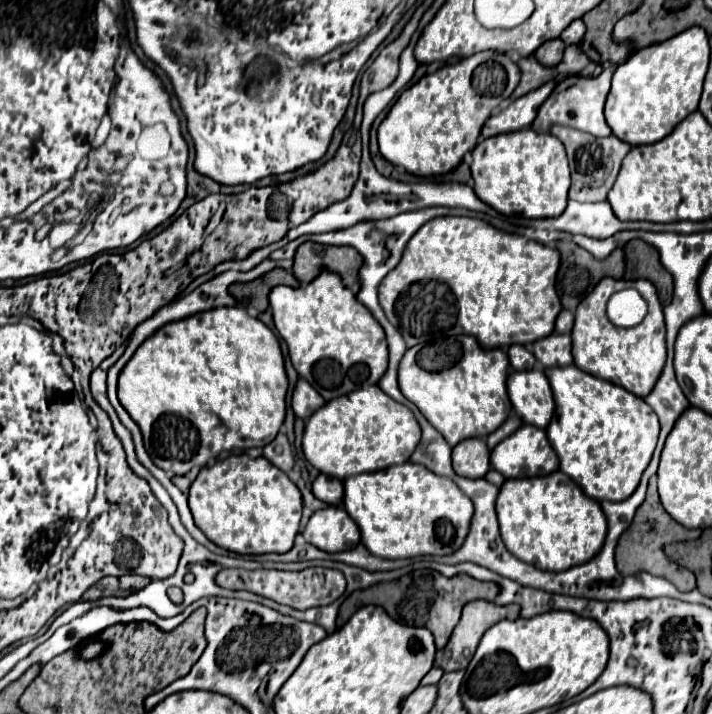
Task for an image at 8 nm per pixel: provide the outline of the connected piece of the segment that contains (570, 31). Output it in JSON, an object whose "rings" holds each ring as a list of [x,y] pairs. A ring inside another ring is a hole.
{"rings":[[[577,19],[575,23],[571,23],[571,25],[563,31],[561,39],[563,39],[567,45],[571,45],[571,43],[579,45],[581,39],[583,39],[583,33],[585,33],[585,23],[583,23],[581,19]]]}

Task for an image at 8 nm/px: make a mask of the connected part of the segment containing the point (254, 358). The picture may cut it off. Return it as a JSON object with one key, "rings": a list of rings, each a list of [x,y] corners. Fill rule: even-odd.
{"rings":[[[215,307],[211,311],[203,311],[203,313],[191,315],[187,319],[171,321],[171,323],[163,325],[159,331],[155,331],[155,335],[145,339],[139,345],[139,349],[133,353],[129,363],[123,367],[123,371],[119,375],[119,383],[117,383],[117,395],[119,395],[119,403],[131,415],[131,419],[139,425],[141,433],[143,433],[145,449],[149,451],[151,461],[167,473],[185,475],[195,465],[205,467],[211,459],[217,459],[217,455],[221,451],[245,451],[251,447],[265,447],[267,443],[271,443],[271,439],[275,439],[275,435],[285,419],[287,375],[285,375],[285,367],[283,367],[283,355],[281,355],[279,341],[269,327],[265,327],[259,319],[249,317],[243,307]]]}

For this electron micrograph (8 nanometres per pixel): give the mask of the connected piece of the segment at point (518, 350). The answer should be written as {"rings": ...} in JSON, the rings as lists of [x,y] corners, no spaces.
{"rings":[[[511,345],[509,347],[509,363],[517,371],[537,367],[537,359],[533,357],[533,353],[525,345]]]}

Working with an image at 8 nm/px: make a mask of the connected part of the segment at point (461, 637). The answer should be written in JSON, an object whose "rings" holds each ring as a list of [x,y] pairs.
{"rings":[[[471,601],[463,607],[461,621],[457,623],[449,643],[449,653],[439,653],[435,665],[443,671],[455,671],[465,669],[469,661],[473,659],[473,653],[483,637],[483,633],[499,623],[501,619],[517,619],[521,607],[519,605],[495,605],[491,601]]]}

